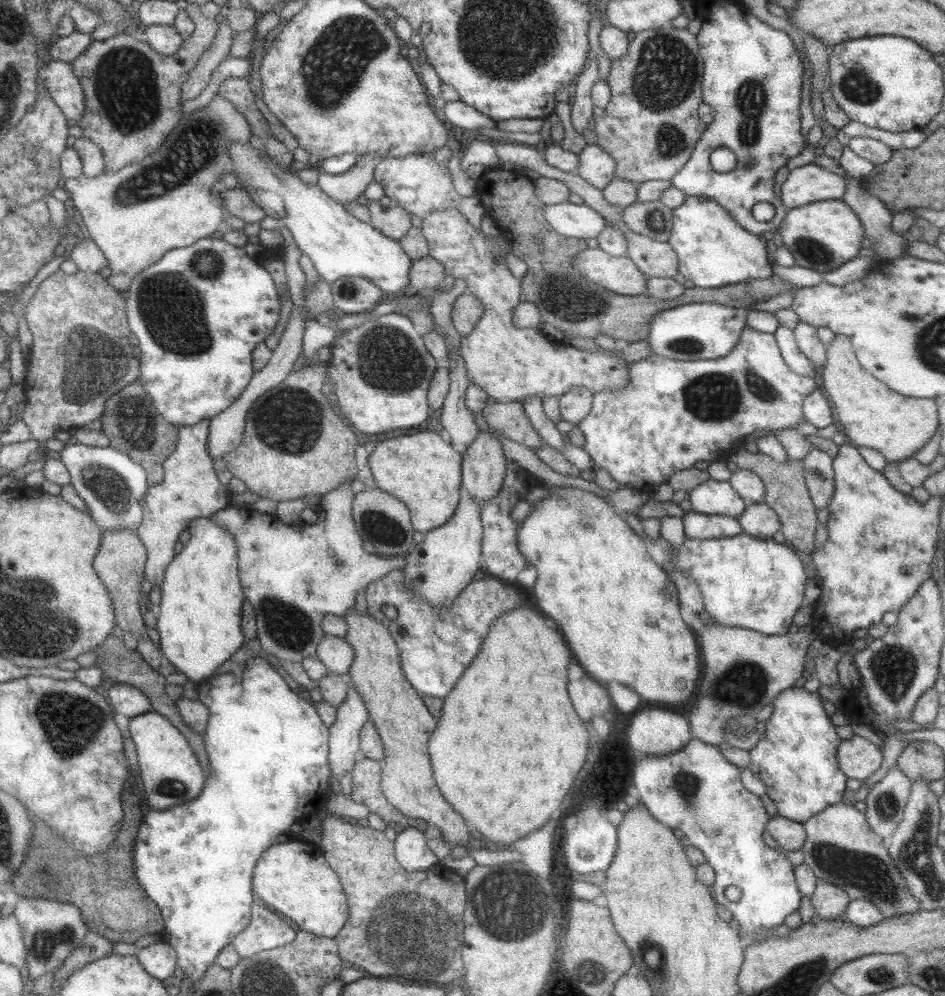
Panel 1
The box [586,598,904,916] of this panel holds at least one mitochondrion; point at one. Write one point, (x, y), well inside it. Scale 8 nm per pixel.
(866, 872)

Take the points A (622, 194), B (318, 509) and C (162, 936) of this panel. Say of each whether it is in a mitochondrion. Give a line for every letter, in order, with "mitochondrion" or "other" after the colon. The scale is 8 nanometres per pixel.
A: other
B: other
C: other

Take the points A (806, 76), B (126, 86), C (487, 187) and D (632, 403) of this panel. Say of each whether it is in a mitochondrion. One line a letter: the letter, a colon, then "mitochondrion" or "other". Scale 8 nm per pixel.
A: other
B: mitochondrion
C: other
D: other

